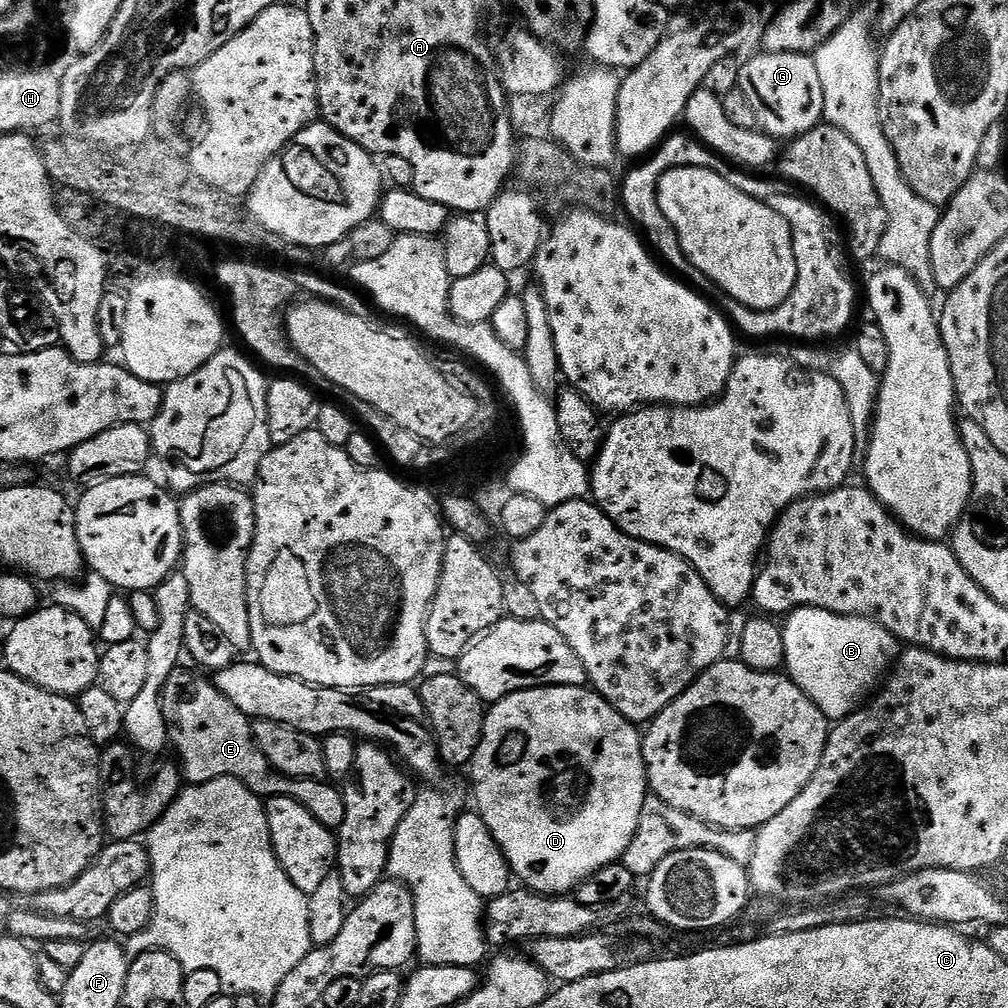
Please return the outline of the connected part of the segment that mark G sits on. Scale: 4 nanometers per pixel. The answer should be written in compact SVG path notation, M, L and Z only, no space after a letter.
M761 51L760 56L752 56L743 61L740 70L740 89L746 98L750 98L750 106L754 106L758 114L760 128L773 138L788 136L795 138L806 134L811 128L824 120L824 91L822 90L822 77L818 74L818 66L811 55L802 52L787 52L774 54Z

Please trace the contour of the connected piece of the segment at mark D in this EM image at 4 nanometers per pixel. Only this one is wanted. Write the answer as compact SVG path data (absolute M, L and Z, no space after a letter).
M591 687L583 688L531 688L525 692L510 694L505 700L497 700L487 709L484 717L484 729L478 750L470 765L472 784L476 787L475 807L480 817L486 822L490 834L494 834L494 842L508 859L513 877L523 887L531 888L533 892L542 892L546 896L562 896L575 893L584 880L588 880L598 870L617 863L636 837L640 822L646 813L644 803L650 800L650 785L648 768L644 764L644 746L642 732L637 725L622 715L622 713L605 700L599 692Z

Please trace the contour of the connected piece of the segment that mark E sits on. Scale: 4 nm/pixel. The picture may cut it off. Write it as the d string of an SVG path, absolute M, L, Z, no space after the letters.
M177 670L165 684L163 692L165 722L168 724L168 739L171 747L176 747L180 755L182 776L189 785L205 784L223 776L232 776L241 780L255 796L271 798L285 796L294 798L322 826L338 830L346 822L346 802L344 792L322 780L296 780L292 776L284 776L258 750L256 739L252 733L253 721L226 694L216 689L211 679L203 680L192 672Z

